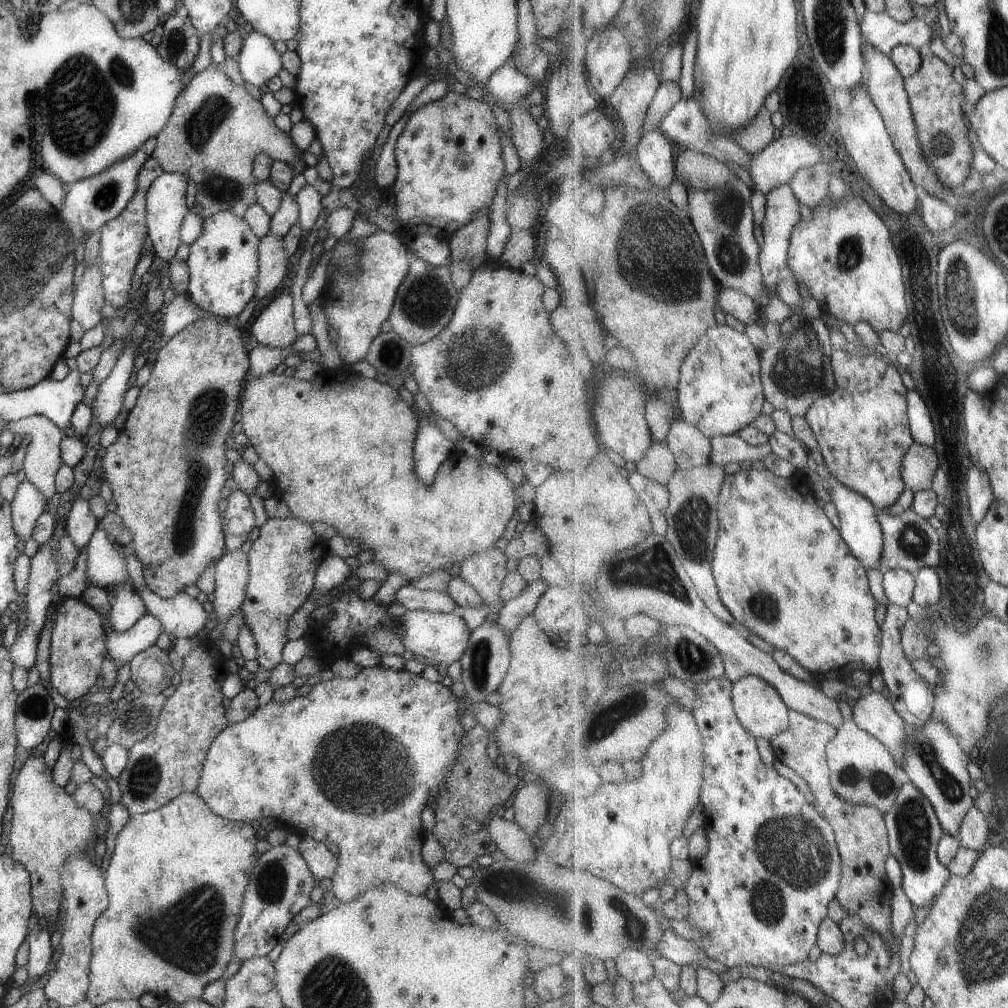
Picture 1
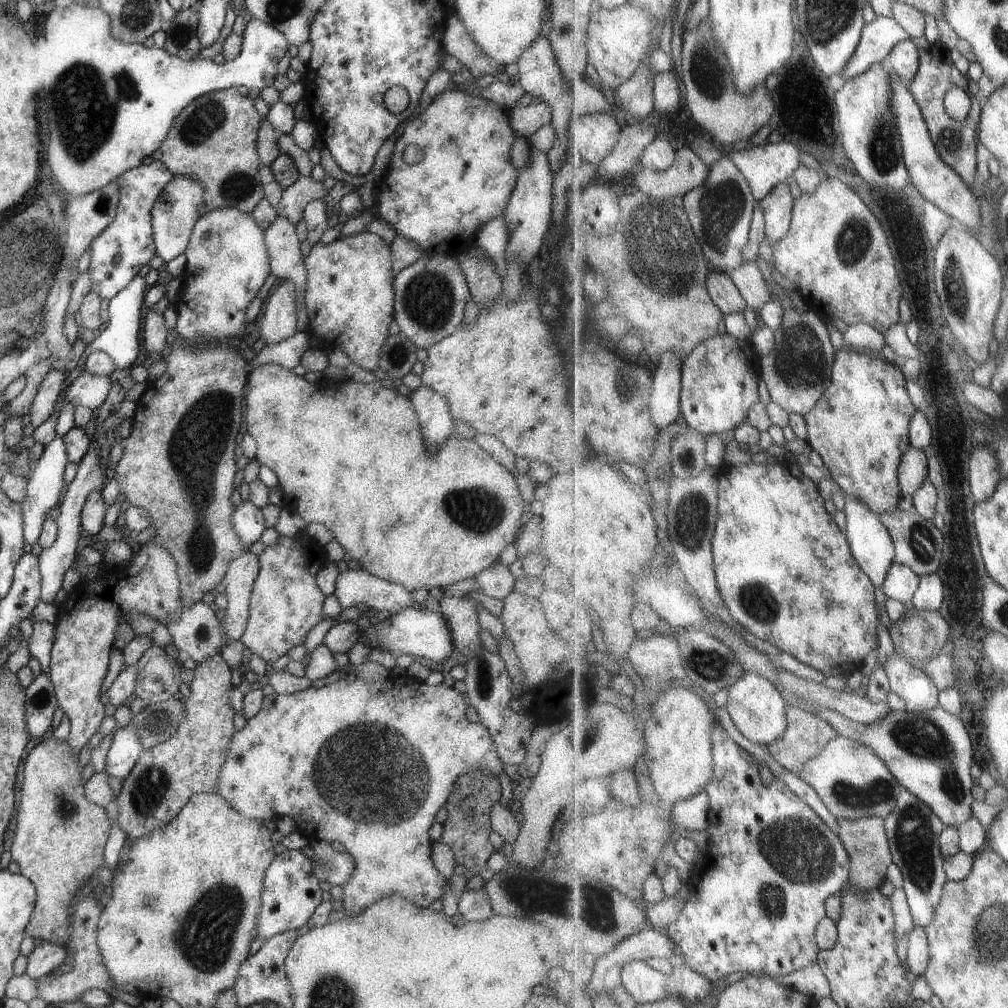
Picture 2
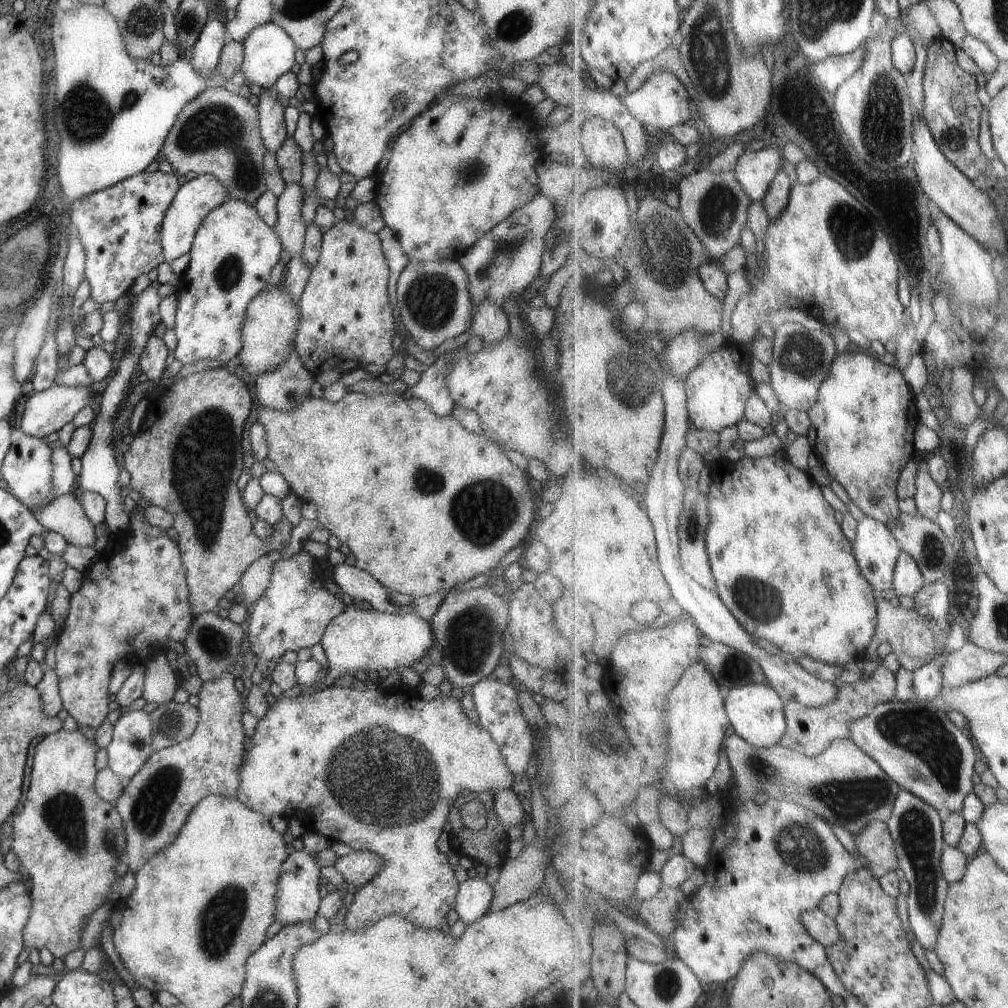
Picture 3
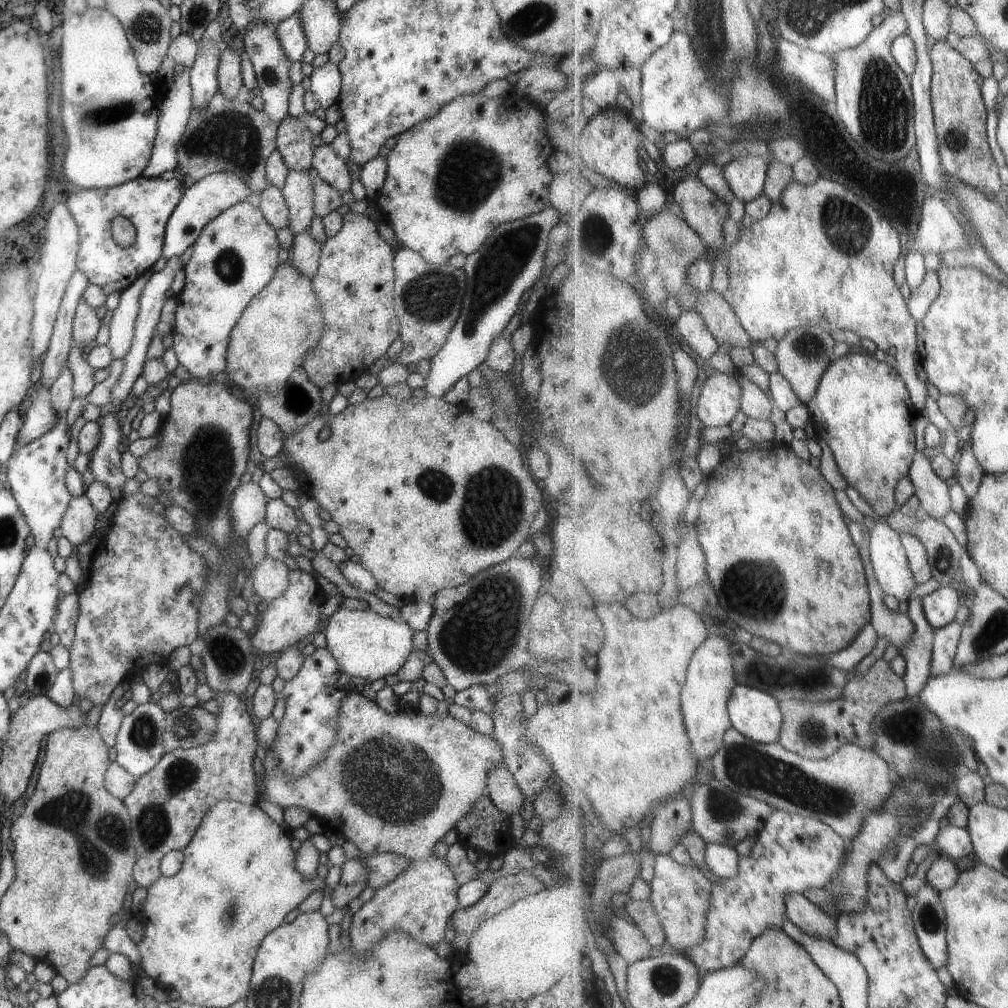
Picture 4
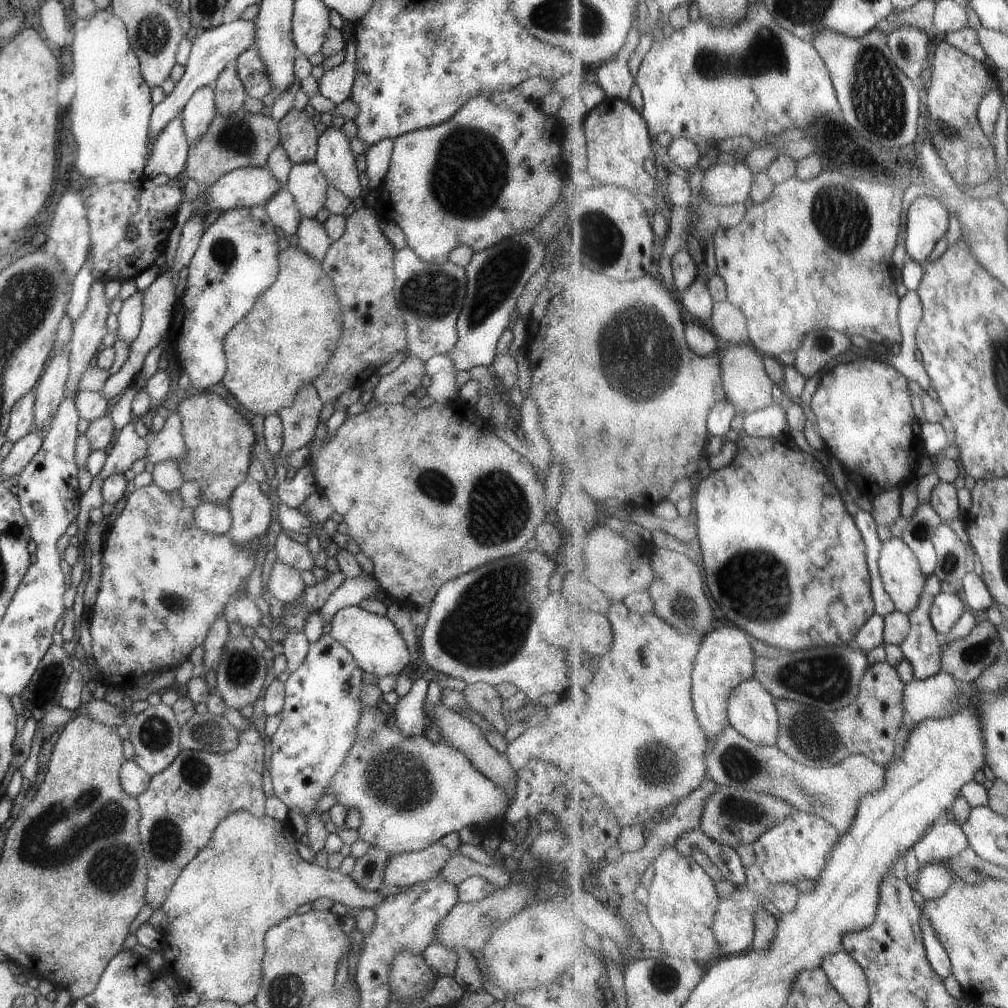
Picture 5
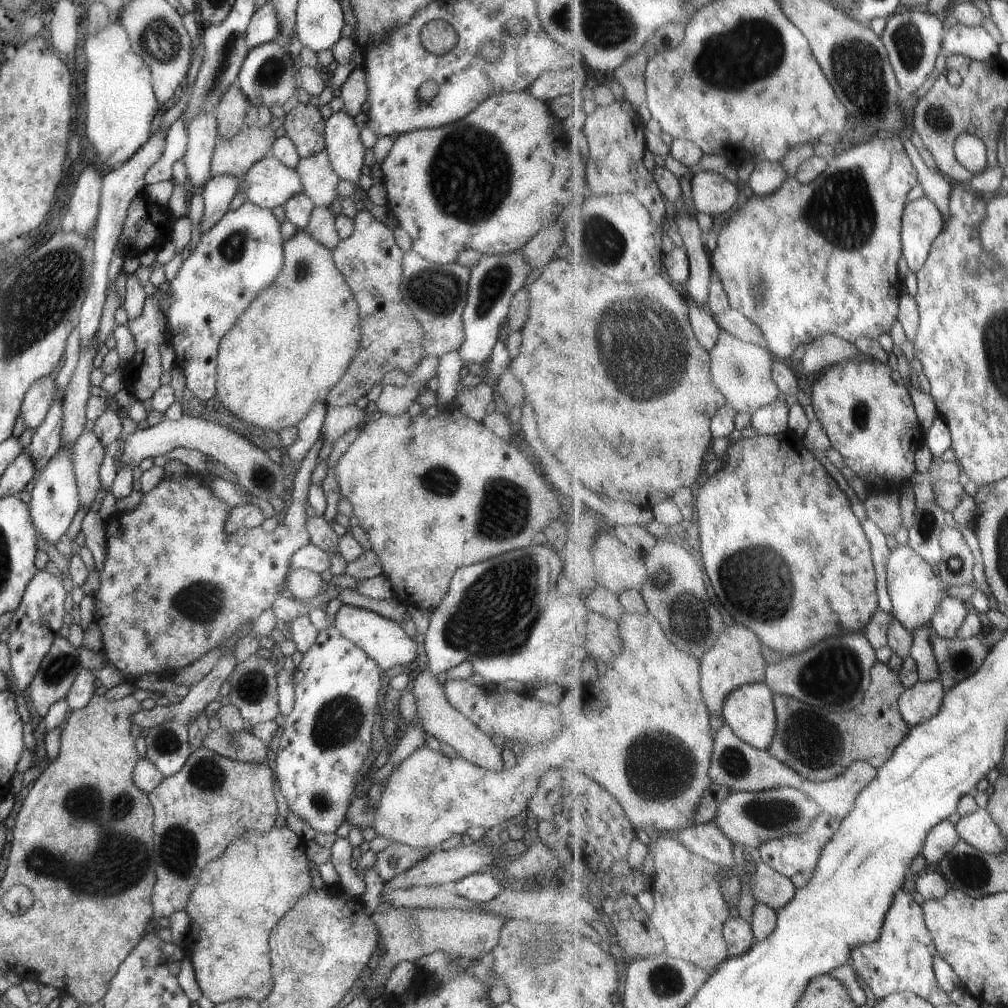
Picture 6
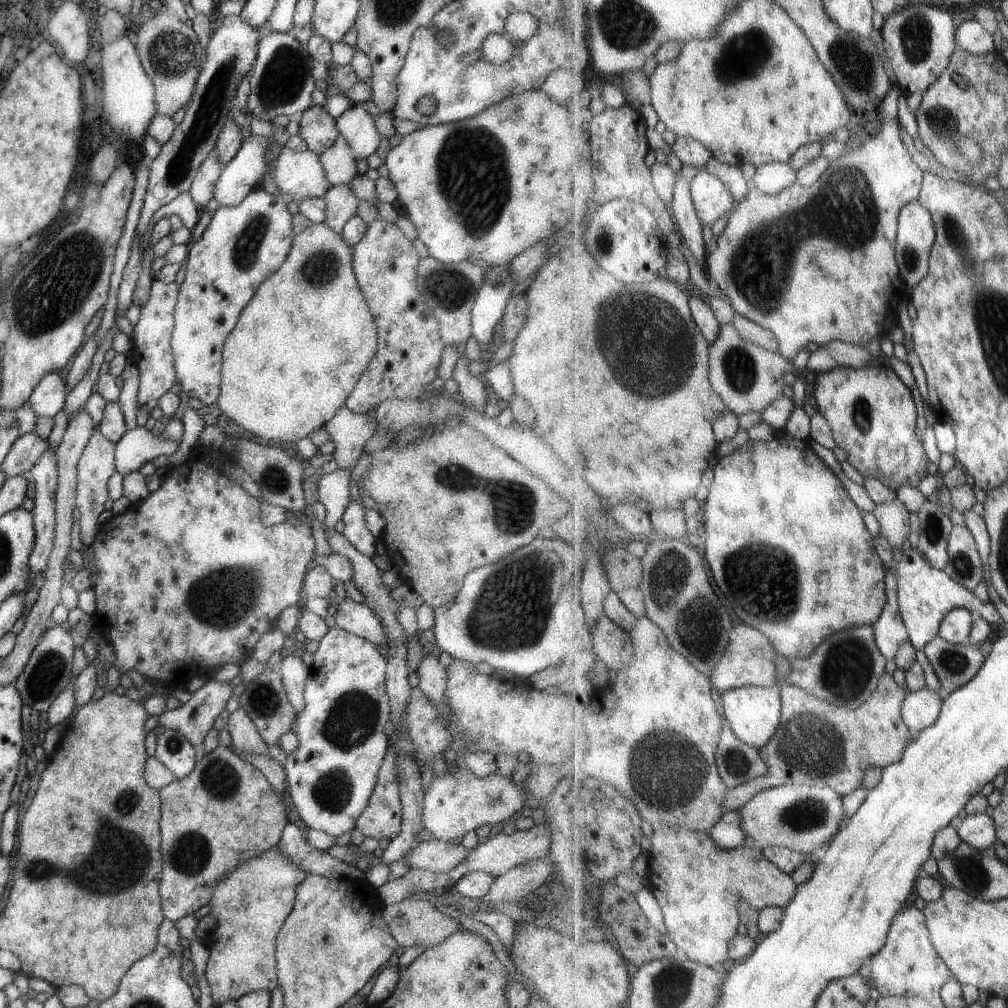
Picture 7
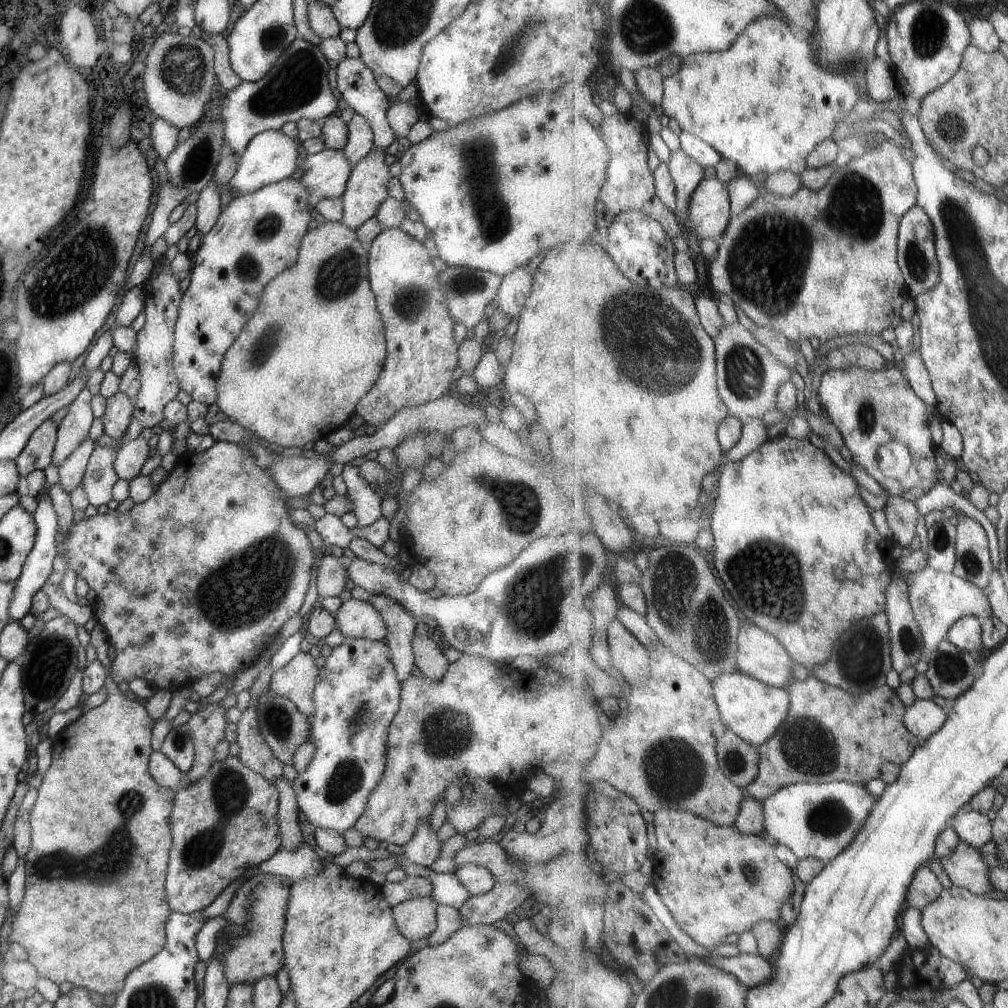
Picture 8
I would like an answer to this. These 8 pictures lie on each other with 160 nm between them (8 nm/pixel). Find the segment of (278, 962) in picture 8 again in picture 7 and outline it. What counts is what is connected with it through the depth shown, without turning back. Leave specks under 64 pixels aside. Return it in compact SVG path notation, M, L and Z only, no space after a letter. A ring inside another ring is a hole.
M275 847L267 849L263 854L236 866L235 870L220 879L213 886L210 901L211 914L217 923L213 927L213 944L209 948L204 977L209 983L211 998L215 1006L228 1000L236 1001L245 993L266 990L271 992L278 986L276 977L276 958L274 942L283 921L288 917L294 903L295 887L305 878L305 873L287 861Z

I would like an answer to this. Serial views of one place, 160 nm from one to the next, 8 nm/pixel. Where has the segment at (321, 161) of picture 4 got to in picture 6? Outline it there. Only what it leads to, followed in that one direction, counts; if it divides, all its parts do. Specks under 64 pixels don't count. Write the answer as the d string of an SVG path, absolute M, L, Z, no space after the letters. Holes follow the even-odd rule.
M345 111L334 112L324 120L323 149L327 151L333 172L340 180L352 182L356 186L357 196L363 202L364 210L368 211L373 203L357 185L366 149L359 141L359 131L352 116Z

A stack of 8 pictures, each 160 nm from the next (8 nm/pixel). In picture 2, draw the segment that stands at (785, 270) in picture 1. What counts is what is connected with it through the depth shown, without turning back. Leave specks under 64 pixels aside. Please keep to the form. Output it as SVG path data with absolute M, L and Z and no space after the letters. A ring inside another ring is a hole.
M788 182L777 185L760 202L766 220L766 238L771 246L779 242L788 233L795 203Z

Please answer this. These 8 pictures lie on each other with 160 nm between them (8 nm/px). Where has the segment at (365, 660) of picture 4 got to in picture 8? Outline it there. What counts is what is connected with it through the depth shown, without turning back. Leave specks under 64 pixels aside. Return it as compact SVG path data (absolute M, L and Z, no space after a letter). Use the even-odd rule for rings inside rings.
M345 595L334 618L336 628L347 639L380 641L386 628L378 610L368 601L360 601Z

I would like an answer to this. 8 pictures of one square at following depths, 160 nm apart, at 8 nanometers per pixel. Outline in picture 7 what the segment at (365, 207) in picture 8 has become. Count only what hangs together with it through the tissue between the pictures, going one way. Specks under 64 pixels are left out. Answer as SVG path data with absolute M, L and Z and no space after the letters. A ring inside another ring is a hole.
M348 184L330 186L321 197L326 206L323 224L336 233L340 233L344 224L356 214L359 202Z

